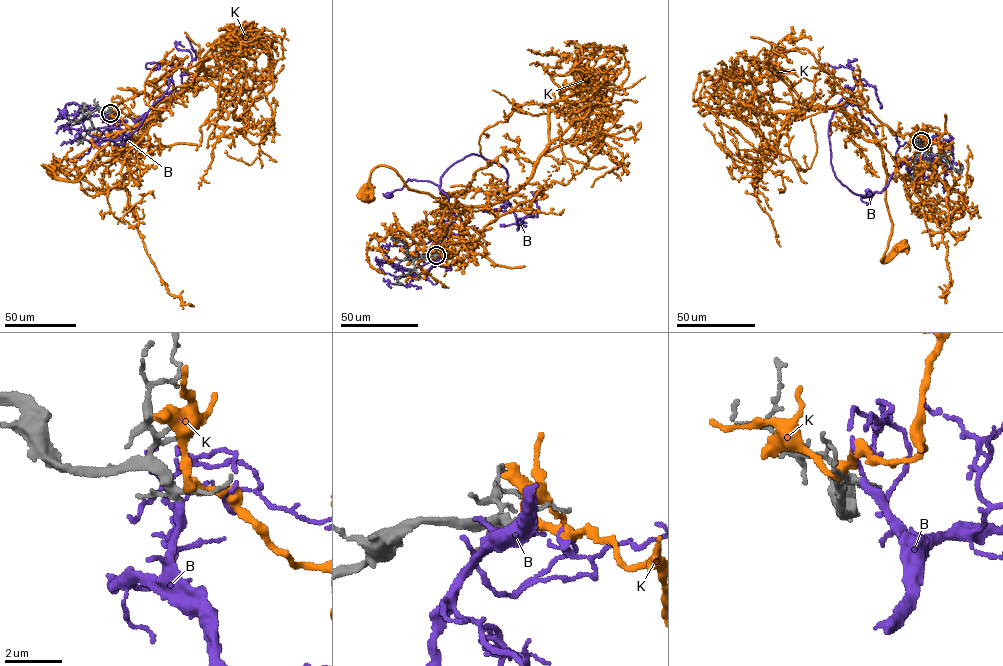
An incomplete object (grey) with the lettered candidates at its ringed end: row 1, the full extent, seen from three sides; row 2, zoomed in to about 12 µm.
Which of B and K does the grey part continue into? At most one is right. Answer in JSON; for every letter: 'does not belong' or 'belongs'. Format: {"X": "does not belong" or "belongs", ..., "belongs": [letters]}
{"B": "belongs", "K": "does not belong", "belongs": ["B"]}

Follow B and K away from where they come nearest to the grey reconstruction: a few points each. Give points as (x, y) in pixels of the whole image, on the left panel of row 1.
B: (110, 113), (112, 122), (124, 133), (122, 144), (90, 135), (83, 123), (69, 120), (64, 113)
K: (111, 113), (146, 121), (146, 129), (130, 142), (107, 134), (118, 132), (80, 179), (62, 180), (52, 170)

